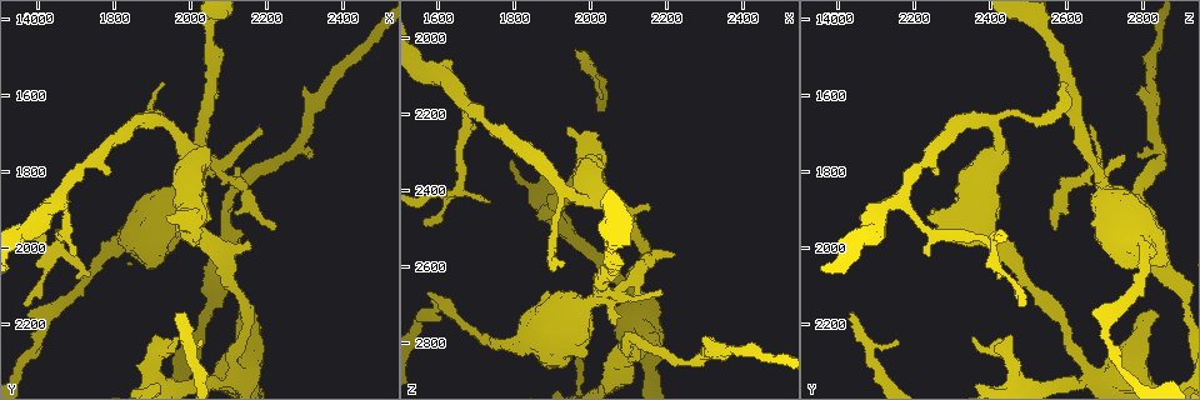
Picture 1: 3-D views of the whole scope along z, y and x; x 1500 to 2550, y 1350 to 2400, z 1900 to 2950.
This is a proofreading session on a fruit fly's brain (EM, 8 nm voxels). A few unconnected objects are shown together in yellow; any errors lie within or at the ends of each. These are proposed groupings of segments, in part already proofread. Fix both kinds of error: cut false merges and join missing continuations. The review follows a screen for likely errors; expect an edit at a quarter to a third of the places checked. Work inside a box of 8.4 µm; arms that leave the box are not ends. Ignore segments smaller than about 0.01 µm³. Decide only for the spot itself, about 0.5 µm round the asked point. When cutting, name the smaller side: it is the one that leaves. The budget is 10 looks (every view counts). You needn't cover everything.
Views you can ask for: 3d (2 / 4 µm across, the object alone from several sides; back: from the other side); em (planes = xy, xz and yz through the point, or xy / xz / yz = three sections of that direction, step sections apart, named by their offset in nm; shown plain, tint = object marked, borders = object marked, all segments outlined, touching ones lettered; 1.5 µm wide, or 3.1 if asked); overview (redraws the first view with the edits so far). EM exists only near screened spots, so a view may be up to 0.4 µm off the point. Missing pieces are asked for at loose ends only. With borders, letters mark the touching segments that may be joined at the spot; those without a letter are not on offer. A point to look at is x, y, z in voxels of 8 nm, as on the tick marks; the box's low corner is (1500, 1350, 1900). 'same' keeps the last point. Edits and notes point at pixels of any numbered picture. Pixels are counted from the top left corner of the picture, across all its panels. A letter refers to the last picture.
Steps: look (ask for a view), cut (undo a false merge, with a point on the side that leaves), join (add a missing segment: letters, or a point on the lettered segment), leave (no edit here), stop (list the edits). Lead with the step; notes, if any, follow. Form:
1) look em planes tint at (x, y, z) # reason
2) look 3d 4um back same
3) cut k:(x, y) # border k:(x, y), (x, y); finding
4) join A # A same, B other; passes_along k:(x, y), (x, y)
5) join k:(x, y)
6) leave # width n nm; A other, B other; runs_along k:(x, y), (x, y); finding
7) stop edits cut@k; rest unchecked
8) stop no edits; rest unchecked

look em planes tint at (2185, 1680, 2660) # an open end

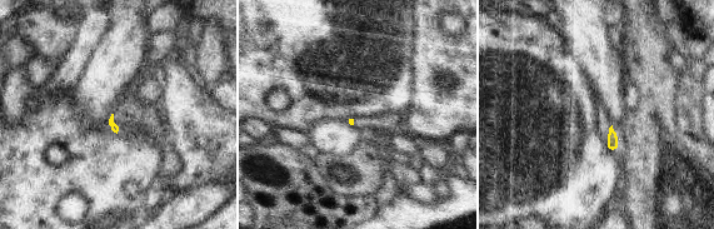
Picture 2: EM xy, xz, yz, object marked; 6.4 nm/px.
look em planes borders same

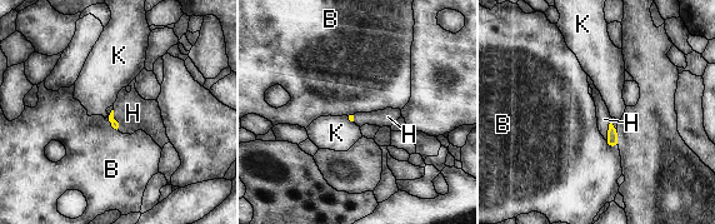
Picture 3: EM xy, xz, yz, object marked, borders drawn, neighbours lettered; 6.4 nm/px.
join H # B other, H same, K other; passes_along 3:(113, 122), (114, 119), (133, 113); it goes on there

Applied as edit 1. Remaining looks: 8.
look overview # see it whole again

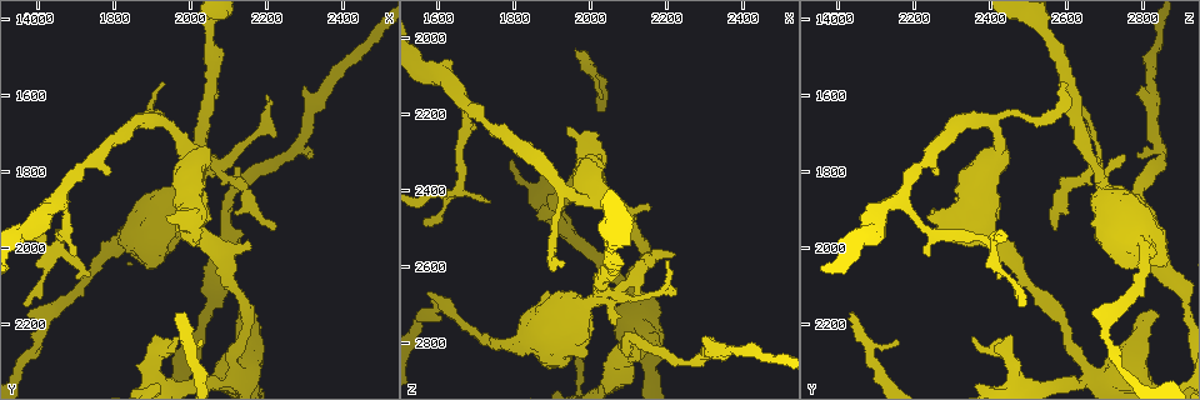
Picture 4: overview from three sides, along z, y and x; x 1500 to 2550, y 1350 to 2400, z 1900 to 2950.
look em planes plain at (1905, 1660, 2575) # abrupt turn

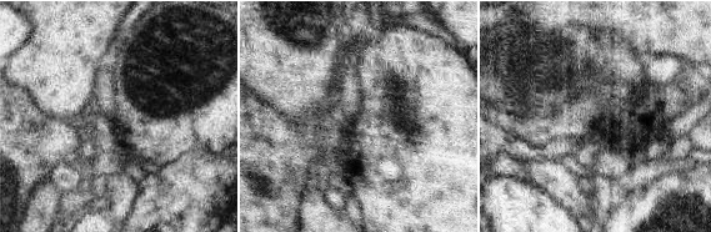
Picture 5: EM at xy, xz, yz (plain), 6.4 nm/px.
look em planes borders same

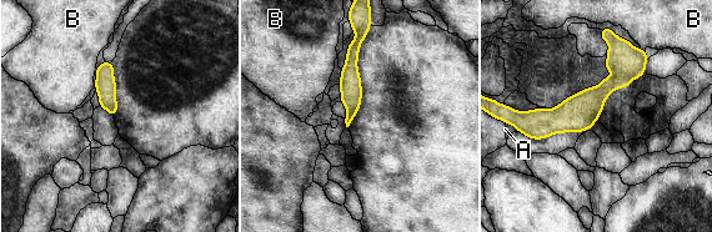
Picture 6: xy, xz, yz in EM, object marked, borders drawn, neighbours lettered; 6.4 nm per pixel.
leave # A other, B other; border 6:(94, 82), (95, 87); all the same neuron

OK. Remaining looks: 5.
look em planes borders at (2220, 1945, 2570) # free end

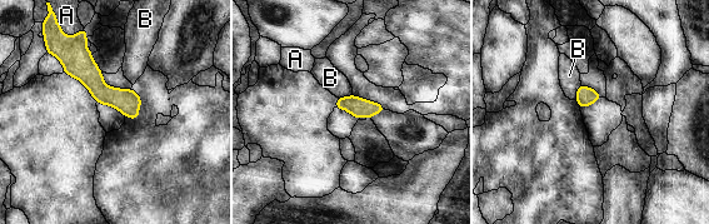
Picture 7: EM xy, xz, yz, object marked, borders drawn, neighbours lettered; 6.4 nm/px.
leave # A other, B other; border 7:(580, 84), (575, 99); no lettered segment goes on from it

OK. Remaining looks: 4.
look 3d 2um at (1955, 2170, 2035) # branch stops here

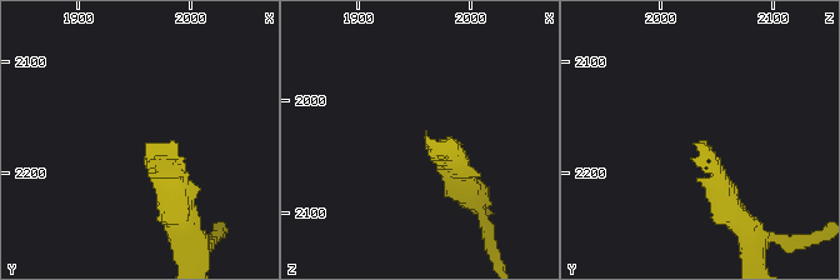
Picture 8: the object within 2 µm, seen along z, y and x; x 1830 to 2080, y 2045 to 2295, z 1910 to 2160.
look em xy step 4 borders at (1960, 2174, 2034)

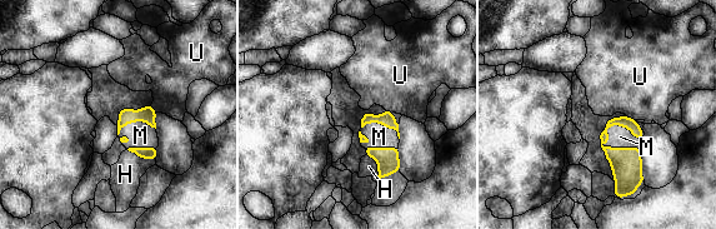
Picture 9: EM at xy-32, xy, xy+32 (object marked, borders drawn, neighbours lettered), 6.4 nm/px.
look em planes borders same

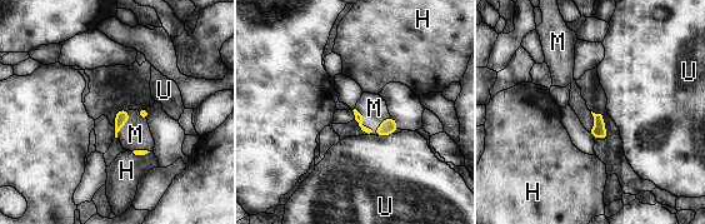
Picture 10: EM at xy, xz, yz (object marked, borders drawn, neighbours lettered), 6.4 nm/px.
join M # H other, M same, U other; passes_along 10:(359, 117), (368, 128), (374, 108); the neuron continues

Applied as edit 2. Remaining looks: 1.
stop edits join@3, join@10; rest unchecked

